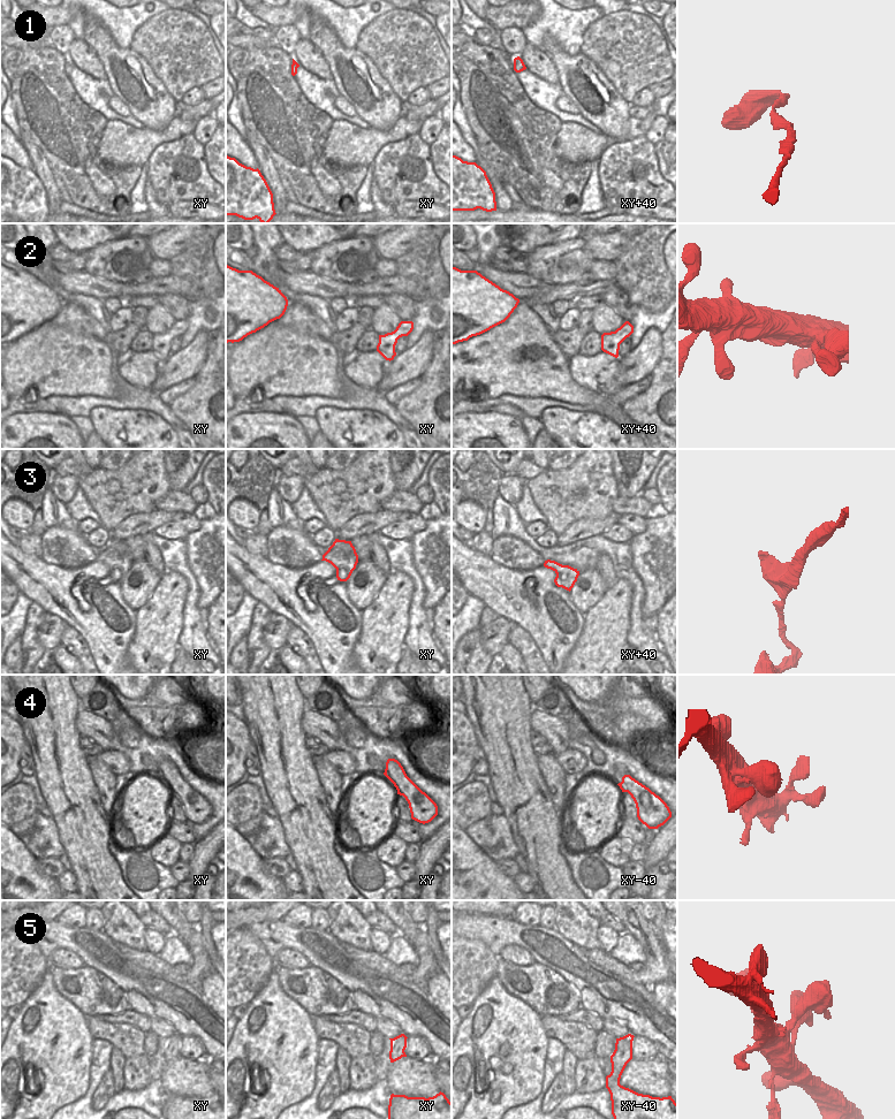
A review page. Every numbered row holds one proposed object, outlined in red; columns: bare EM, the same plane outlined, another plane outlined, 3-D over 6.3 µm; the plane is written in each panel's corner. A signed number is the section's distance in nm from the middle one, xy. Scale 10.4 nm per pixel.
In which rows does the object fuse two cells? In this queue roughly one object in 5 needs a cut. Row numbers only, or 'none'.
none

